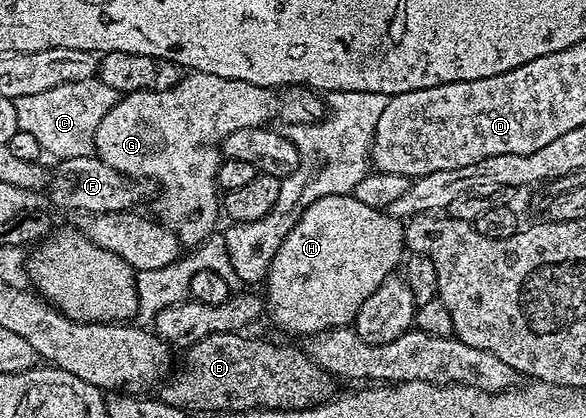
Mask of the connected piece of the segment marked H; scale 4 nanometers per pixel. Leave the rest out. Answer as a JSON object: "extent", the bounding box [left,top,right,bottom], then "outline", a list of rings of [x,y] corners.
{"extent":[263,193,406,338],"outline":[[[329,193],[315,199],[306,205],[287,238],[283,238],[283,244],[279,246],[263,281],[264,287],[269,287],[268,315],[273,315],[274,322],[283,331],[302,338],[352,325],[363,302],[367,302],[382,282],[402,267],[406,252],[404,223],[388,211],[366,206],[350,193]]]}

